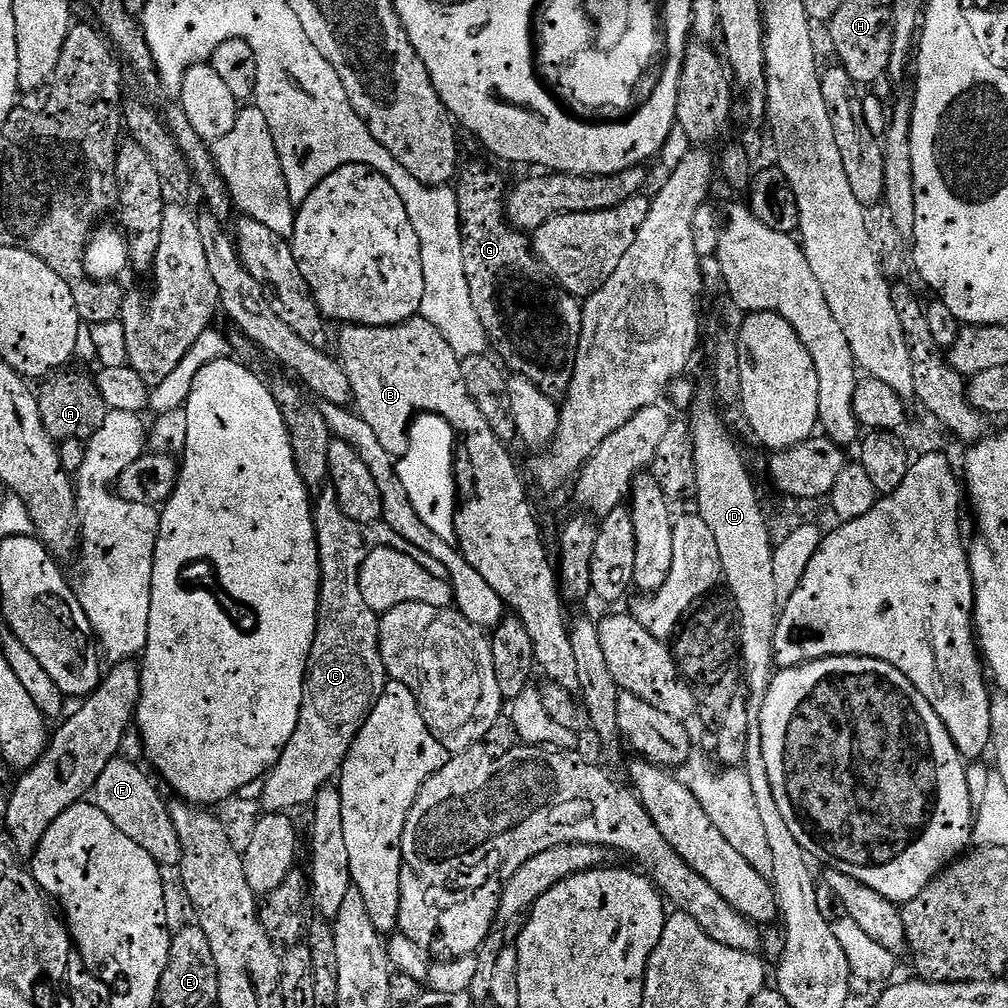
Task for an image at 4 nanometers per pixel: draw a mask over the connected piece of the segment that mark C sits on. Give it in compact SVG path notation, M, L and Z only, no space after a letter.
M325 486L314 500L314 515L316 518L316 541L318 542L318 550L320 551L320 605L316 611L316 633L314 634L314 642L312 649L308 655L308 665L306 666L306 674L304 675L304 693L302 694L302 710L300 711L300 721L294 730L294 734L290 734L290 742L286 742L286 750L282 750L280 761L273 766L271 772L263 777L262 783L264 793L261 794L258 804L264 807L265 813L282 812L291 813L291 808L300 808L311 805L315 800L318 790L325 788L328 783L339 773L344 767L344 759L350 754L350 750L356 741L356 735L360 733L368 716L372 712L372 707L378 702L378 698L382 698L384 688L388 685L390 679L386 666L382 662L382 654L380 653L380 616L374 610L370 610L370 606L366 606L366 598L362 598L362 590L360 589L360 567L362 562L366 562L366 558L376 548L396 548L399 552L412 552L413 547L410 542L406 542L406 538L402 538L402 534L396 534L388 524L383 522L378 524L363 524L362 522L354 522L354 518L350 518L342 510L342 506L336 497L336 490L331 486Z

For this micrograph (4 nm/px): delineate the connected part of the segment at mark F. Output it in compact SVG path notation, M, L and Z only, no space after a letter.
M117 758L102 770L94 789L94 803L126 834L154 858L161 869L175 869L182 858L182 842L178 842L178 830L174 830L174 822L168 813L169 801L160 797L158 789L152 785L152 780L132 760Z

